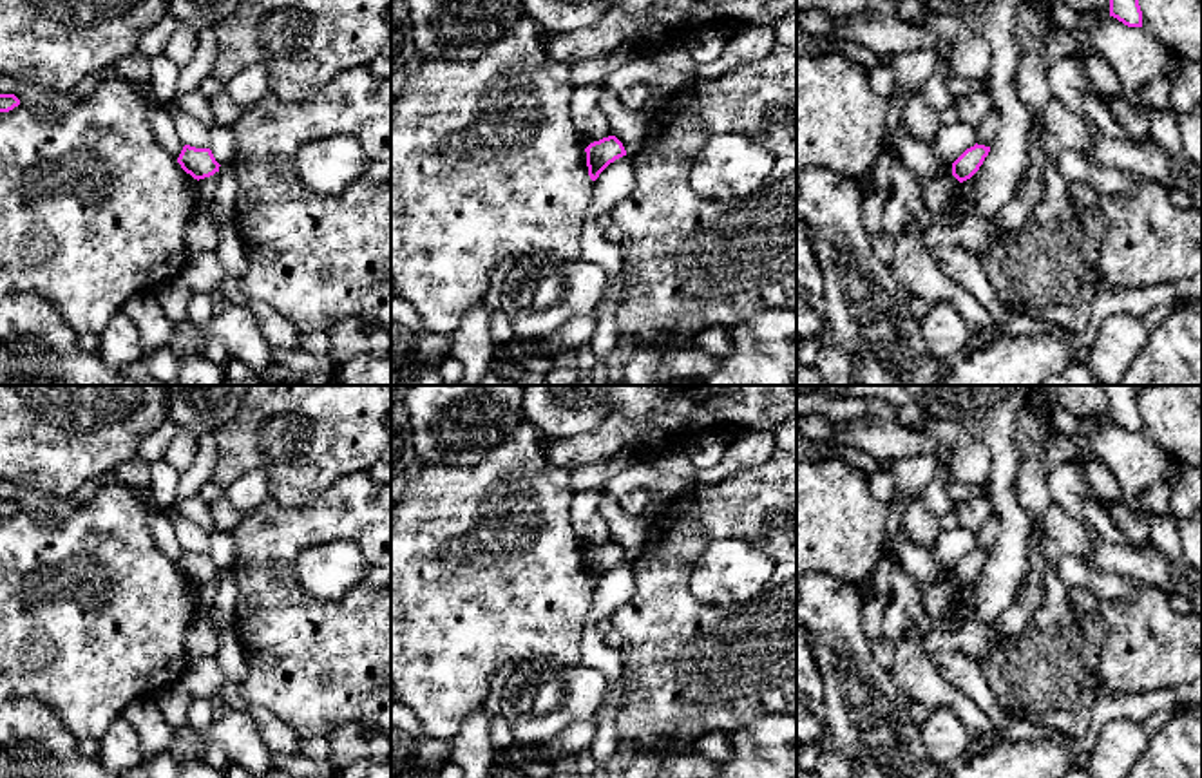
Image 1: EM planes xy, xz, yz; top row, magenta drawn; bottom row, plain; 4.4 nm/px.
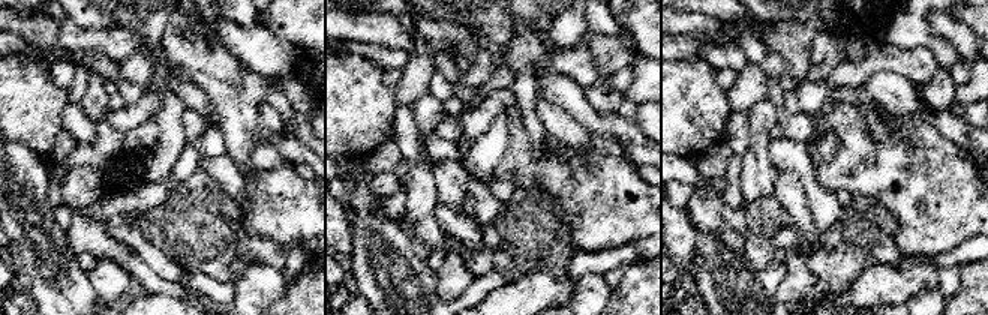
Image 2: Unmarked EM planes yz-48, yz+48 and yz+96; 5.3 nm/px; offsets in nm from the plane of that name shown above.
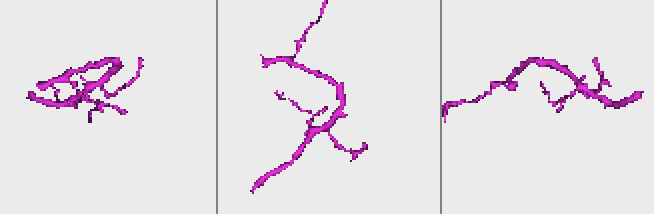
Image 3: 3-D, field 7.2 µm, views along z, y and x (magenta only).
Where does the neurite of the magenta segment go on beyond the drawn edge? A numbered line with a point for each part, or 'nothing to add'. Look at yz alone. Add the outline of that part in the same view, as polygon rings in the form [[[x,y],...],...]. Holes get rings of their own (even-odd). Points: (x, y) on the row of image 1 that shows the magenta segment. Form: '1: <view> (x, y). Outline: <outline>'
nothing to add

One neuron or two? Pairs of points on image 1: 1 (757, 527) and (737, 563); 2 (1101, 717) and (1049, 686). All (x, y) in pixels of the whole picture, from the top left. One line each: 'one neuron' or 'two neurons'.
1: two neurons
2: two neurons

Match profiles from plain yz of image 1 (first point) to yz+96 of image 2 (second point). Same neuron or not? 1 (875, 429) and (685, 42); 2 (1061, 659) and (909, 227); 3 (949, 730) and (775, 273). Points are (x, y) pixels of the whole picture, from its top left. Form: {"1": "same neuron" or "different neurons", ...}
{"1": "different neurons", "2": "different neurons", "3": "different neurons"}

